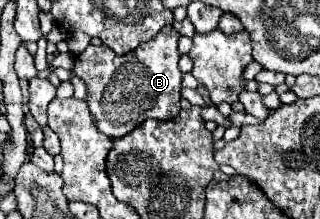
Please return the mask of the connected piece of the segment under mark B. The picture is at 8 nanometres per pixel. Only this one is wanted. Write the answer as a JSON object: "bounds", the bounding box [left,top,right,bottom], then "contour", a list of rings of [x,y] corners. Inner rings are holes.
{"bounds":[75,26,181,138],"contour":[[[167,26],[153,40],[141,44],[129,54],[117,56],[109,46],[89,46],[75,60],[75,76],[87,84],[89,110],[97,122],[97,128],[111,136],[121,138],[135,130],[143,120],[157,118],[169,120],[179,114],[181,98],[181,70],[177,66],[179,32]]]}

